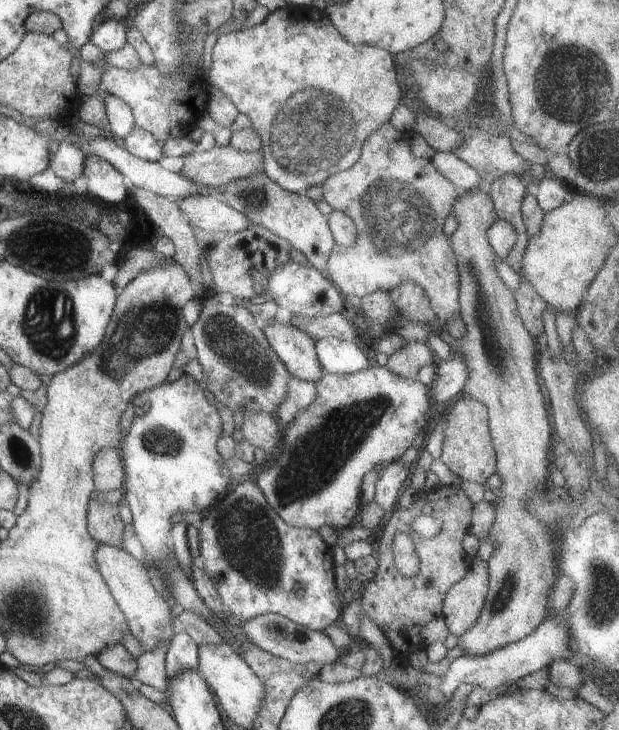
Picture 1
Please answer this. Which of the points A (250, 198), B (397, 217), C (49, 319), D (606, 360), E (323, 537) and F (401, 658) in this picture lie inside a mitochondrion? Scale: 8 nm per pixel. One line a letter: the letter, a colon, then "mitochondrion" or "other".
A: mitochondrion
B: mitochondrion
C: mitochondrion
D: other
E: other
F: other

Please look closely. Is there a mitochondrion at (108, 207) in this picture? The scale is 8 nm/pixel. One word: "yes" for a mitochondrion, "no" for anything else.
no

